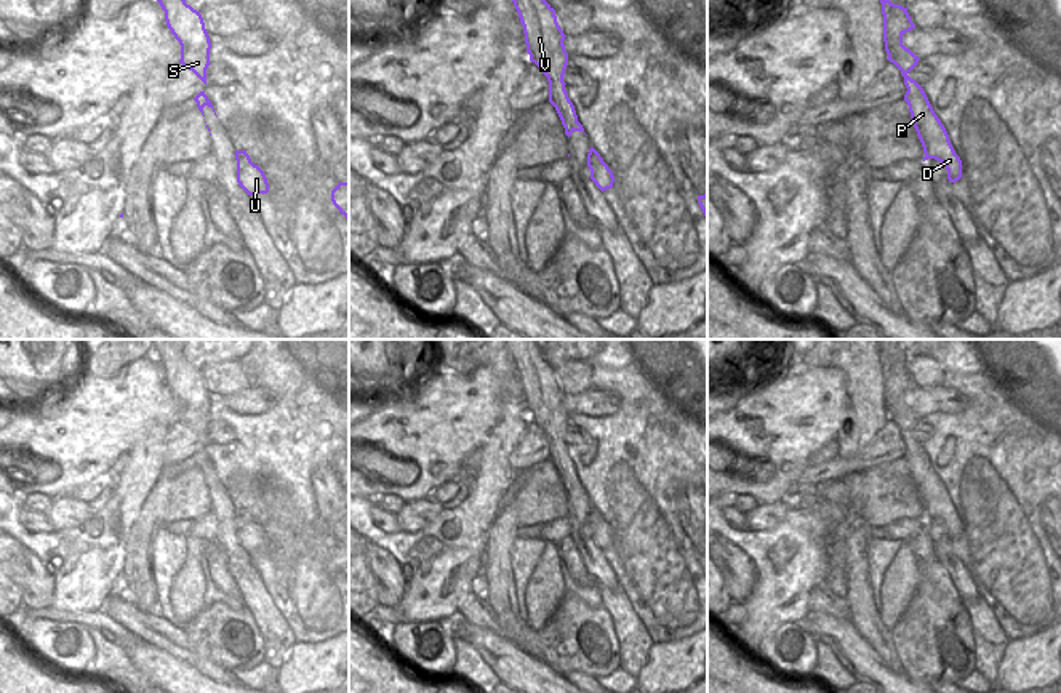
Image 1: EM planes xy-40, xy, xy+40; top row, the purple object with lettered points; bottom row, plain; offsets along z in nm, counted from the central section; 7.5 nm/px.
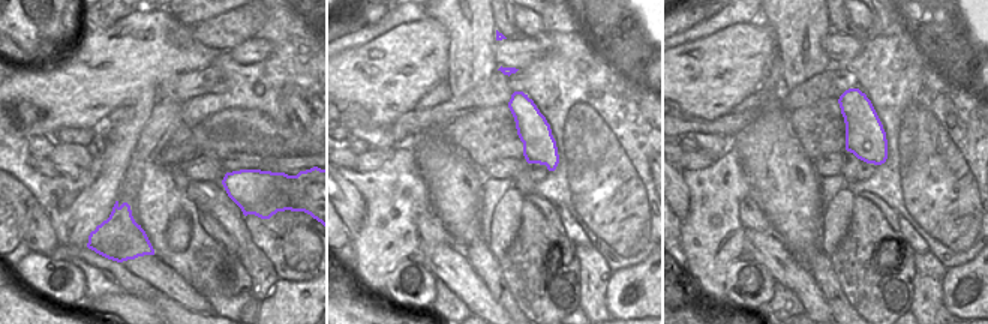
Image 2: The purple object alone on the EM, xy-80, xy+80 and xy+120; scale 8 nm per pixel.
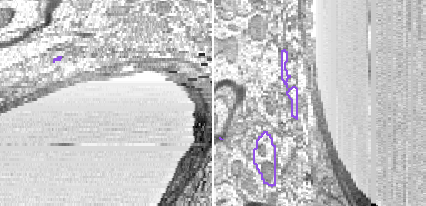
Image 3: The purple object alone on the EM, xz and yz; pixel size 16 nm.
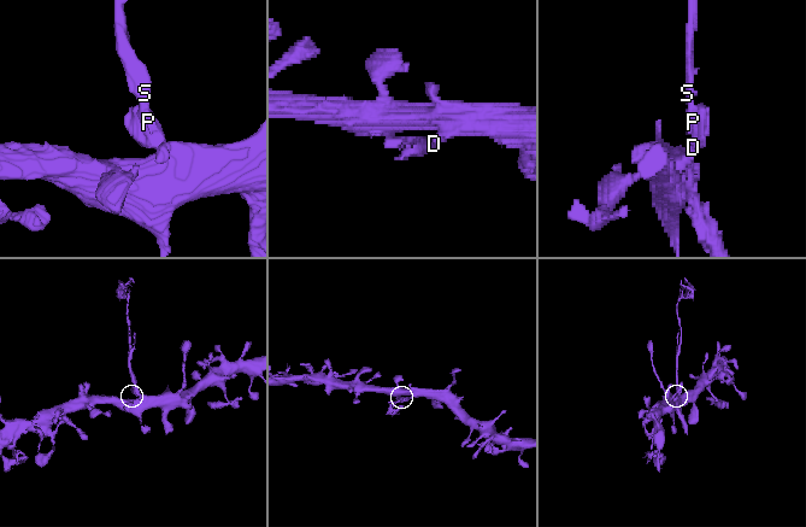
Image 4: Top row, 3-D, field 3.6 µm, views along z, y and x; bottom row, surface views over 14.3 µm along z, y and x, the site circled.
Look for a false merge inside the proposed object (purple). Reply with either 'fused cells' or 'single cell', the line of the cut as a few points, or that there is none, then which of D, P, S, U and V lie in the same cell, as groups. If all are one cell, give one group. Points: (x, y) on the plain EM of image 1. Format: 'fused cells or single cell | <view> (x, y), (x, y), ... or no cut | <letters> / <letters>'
fused cells | xy (548, 434), (562, 439) | D P U / S V

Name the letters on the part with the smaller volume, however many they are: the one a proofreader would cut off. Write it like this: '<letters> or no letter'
S, V

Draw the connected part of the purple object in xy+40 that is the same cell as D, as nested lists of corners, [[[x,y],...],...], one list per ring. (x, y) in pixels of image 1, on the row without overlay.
[[[907,432],[903,435],[907,447],[904,459],[923,506],[923,520],[928,517],[941,520],[947,528],[949,541],[959,539],[962,536],[962,519],[955,512],[944,483],[935,472],[923,447]]]

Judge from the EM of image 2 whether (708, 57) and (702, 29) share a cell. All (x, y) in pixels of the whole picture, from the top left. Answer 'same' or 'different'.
different

